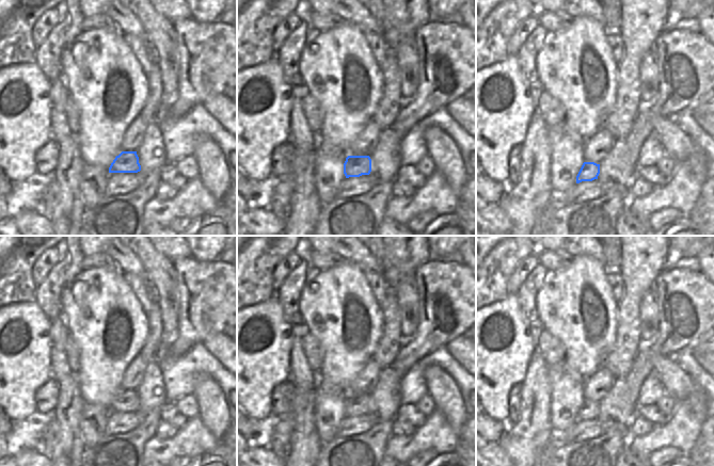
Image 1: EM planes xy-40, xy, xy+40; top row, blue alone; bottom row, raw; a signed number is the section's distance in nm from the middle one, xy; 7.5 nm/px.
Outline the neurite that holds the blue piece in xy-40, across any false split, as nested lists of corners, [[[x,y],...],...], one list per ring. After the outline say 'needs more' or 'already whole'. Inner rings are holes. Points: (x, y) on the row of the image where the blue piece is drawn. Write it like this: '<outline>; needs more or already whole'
[[[122,151],[109,167],[109,173],[138,173],[140,171],[137,151]]]; already whole

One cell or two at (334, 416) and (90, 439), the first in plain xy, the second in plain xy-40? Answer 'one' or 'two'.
one

